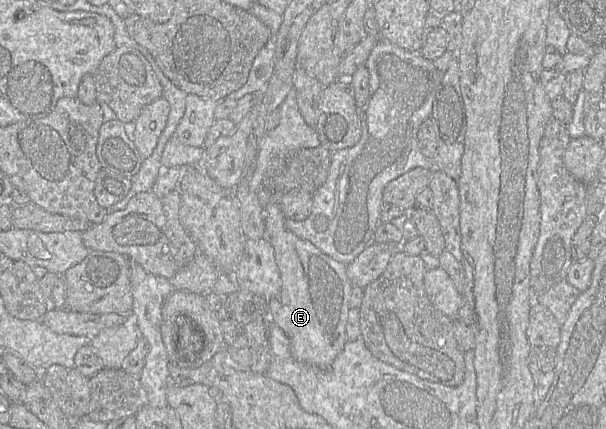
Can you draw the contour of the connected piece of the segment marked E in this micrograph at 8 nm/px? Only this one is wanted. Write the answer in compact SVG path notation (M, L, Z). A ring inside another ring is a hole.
M278 202L265 206L264 223L281 278L279 293L268 302L268 320L284 331L290 341L291 354L297 361L327 368L348 341L346 323L353 286L347 277L347 265L289 231Z

